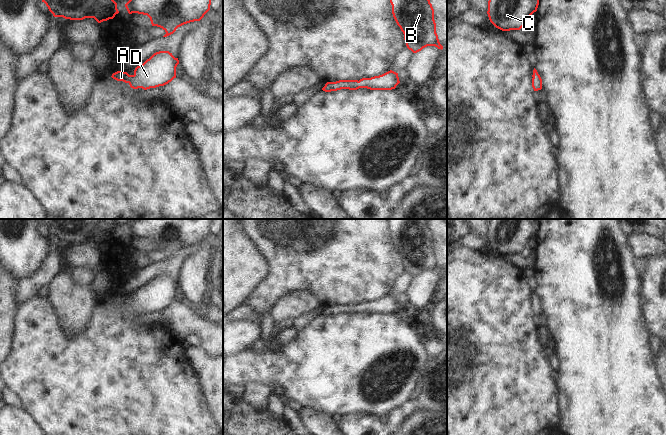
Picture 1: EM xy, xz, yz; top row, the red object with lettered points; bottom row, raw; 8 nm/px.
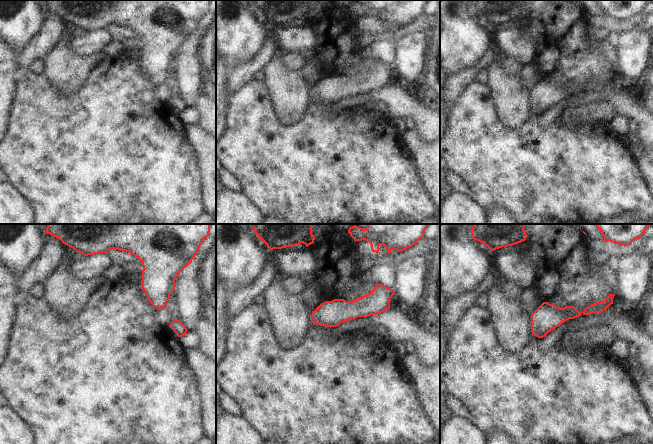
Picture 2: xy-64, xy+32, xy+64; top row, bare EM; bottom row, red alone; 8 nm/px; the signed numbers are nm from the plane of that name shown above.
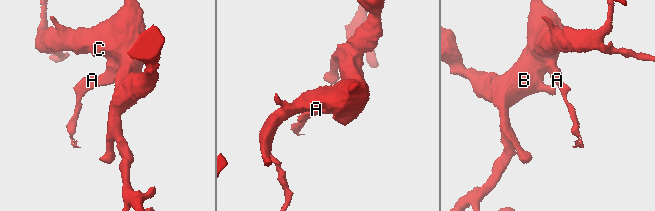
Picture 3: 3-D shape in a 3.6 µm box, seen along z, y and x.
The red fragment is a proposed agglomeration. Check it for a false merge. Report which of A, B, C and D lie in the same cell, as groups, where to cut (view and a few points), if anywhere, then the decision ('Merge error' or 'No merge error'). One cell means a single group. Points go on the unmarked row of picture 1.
Groups: A B C D. No split. No merge error.

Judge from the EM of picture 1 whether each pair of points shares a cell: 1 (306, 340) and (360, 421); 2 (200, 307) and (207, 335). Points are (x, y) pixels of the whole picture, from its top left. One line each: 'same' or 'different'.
1: different
2: different

